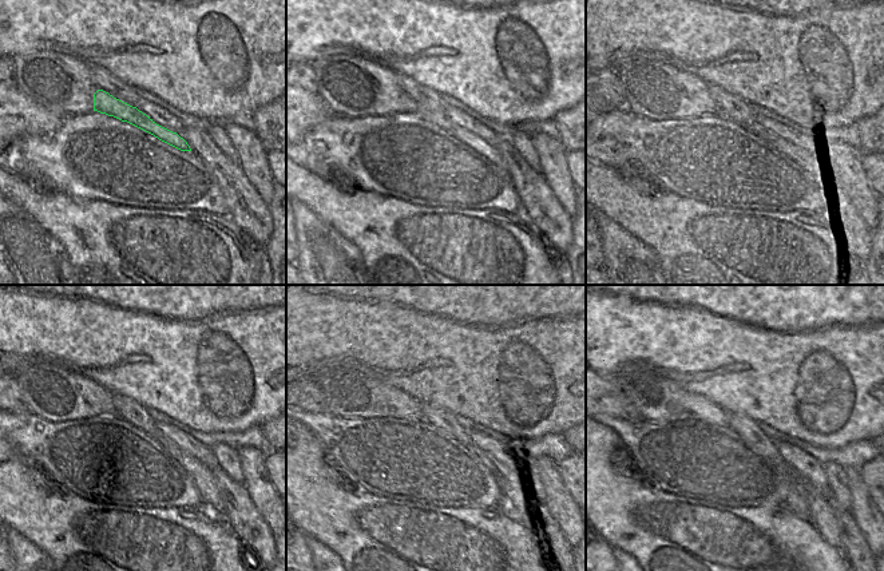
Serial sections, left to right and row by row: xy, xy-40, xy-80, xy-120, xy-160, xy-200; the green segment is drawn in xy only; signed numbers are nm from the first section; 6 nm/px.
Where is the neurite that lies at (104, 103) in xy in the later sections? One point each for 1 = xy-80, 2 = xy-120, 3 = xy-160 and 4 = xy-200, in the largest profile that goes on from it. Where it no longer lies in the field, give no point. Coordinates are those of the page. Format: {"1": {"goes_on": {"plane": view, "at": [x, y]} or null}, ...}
{"1": {"goes_on": {"plane": "xy-80", "at": [780, 145]}}, "2": {"goes_on": {"plane": "xy-120", "at": [211, 504]}}, "3": {"goes_on": {"plane": "xy-160", "at": [512, 506]}}, "4": {"goes_on": {"plane": "xy-200", "at": [823, 515]}}}

